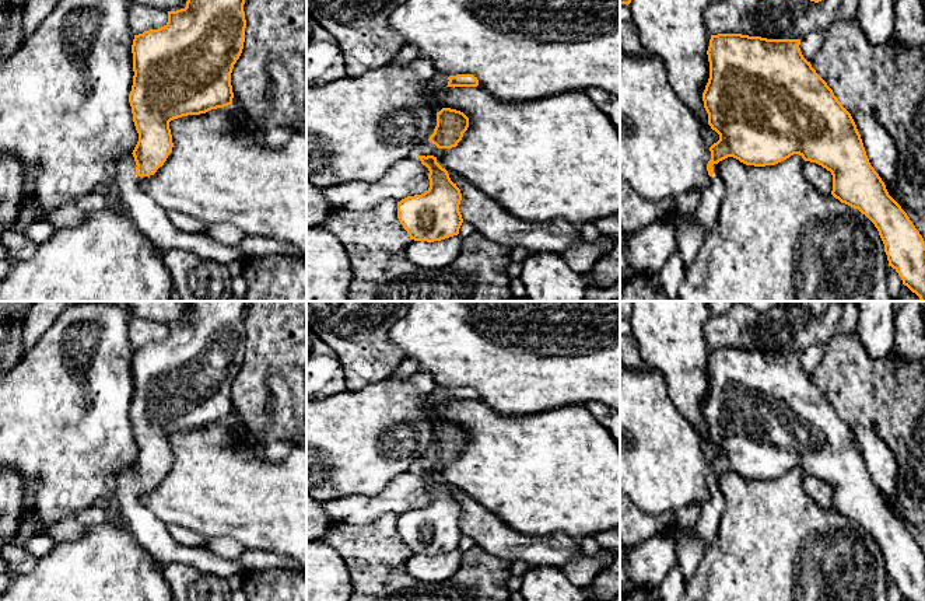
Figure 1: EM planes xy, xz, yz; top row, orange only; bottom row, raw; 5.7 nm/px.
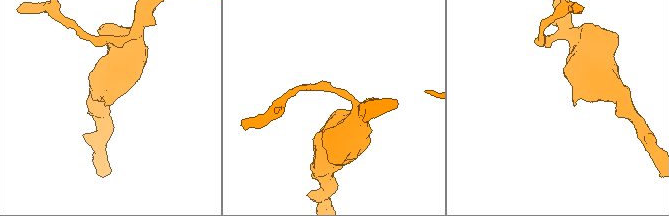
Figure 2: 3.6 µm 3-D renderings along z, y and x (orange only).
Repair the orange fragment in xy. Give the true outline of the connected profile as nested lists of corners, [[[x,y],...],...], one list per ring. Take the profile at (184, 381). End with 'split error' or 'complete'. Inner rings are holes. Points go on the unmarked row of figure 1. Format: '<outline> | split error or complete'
[[[245,301],[183,303],[189,310],[185,322],[168,325],[168,336],[164,340],[134,349],[132,359],[134,389],[129,416],[139,455],[132,468],[115,478],[115,504],[132,535],[160,566],[185,563],[200,572],[228,579],[232,574],[242,574],[238,560],[224,559],[203,546],[176,542],[168,532],[168,525],[141,502],[143,493],[154,489],[172,467],[171,434],[228,420],[234,412],[231,387],[245,356]]] | split error

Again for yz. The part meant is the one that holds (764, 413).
[[[742,347],[711,349],[707,364],[709,392],[702,406],[708,438],[719,448],[719,454],[709,461],[711,474],[707,478],[711,497],[702,504],[701,514],[694,525],[694,535],[705,546],[718,535],[725,510],[723,496],[716,478],[733,471],[746,479],[775,479],[793,468],[805,475],[816,476],[831,486],[831,509],[841,517],[858,523],[877,542],[884,558],[889,580],[891,580],[907,601],[925,601],[925,555],[907,527],[889,509],[884,496],[870,479],[861,448],[851,427],[842,420],[827,396],[816,387],[810,375],[800,366],[800,353],[767,353]]] | split error

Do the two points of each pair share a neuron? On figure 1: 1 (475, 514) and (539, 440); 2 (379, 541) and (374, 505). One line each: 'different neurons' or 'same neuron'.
1: different neurons
2: different neurons

